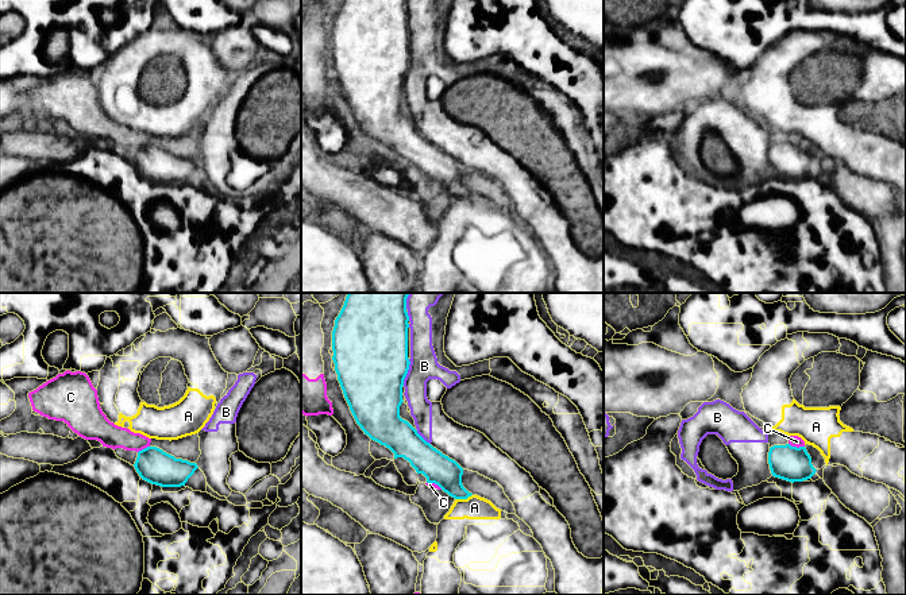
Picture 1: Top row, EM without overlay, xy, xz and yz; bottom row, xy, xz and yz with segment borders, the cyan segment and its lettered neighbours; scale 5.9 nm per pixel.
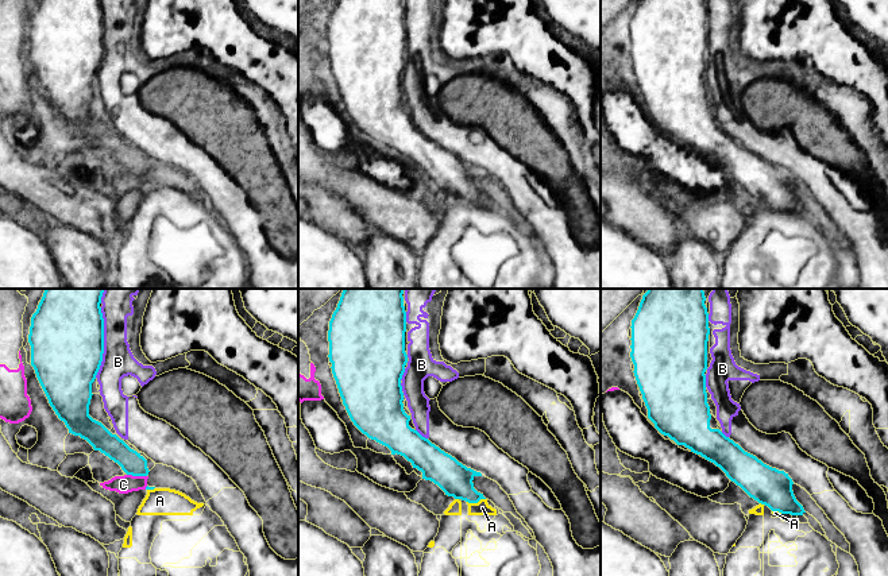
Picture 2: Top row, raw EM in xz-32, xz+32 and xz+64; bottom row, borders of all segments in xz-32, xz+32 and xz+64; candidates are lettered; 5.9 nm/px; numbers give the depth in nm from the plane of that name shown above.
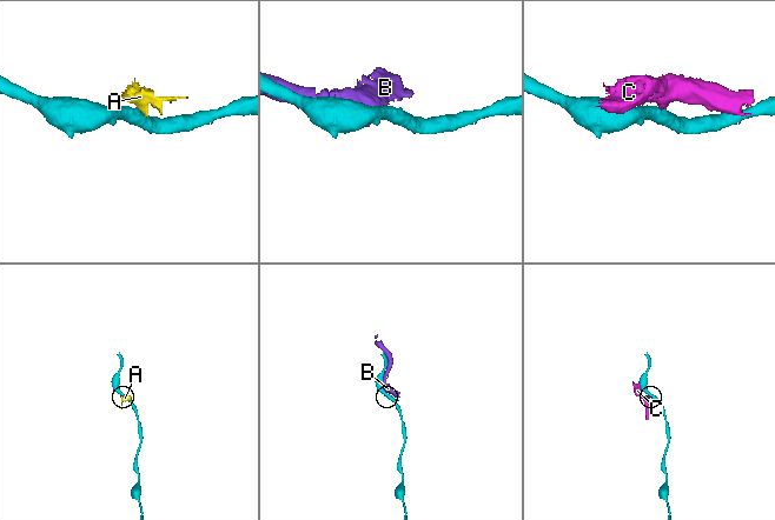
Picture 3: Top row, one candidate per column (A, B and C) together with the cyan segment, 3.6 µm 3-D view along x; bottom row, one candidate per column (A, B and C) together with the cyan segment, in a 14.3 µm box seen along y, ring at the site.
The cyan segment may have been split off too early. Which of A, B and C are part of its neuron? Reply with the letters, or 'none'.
none

